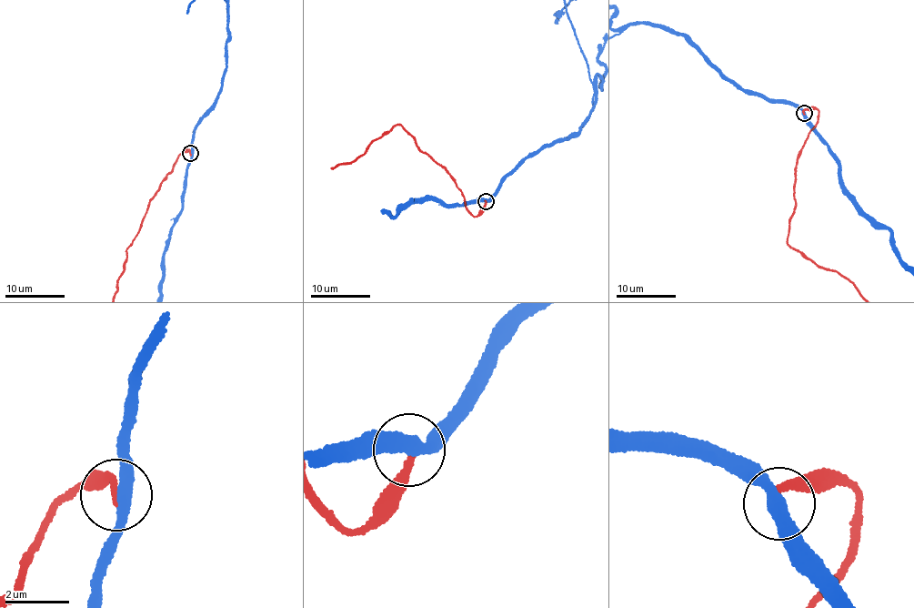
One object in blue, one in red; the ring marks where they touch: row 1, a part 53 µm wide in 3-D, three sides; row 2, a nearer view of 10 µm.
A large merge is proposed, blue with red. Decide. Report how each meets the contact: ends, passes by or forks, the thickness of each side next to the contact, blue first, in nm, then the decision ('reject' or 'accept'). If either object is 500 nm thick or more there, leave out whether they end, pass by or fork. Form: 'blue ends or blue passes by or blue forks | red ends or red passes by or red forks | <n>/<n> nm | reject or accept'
blue passes by | red ends | 380/220 nm | reject

